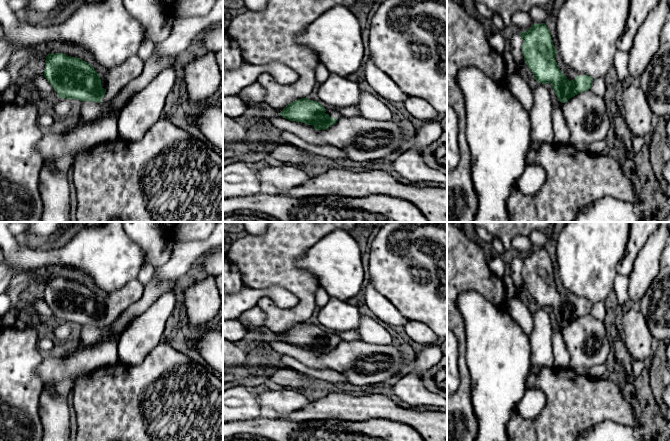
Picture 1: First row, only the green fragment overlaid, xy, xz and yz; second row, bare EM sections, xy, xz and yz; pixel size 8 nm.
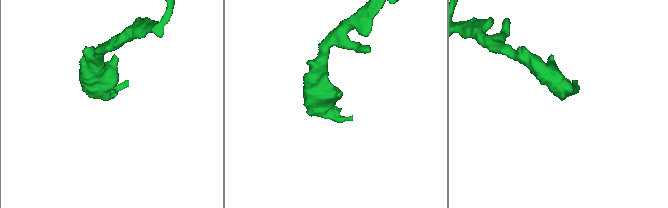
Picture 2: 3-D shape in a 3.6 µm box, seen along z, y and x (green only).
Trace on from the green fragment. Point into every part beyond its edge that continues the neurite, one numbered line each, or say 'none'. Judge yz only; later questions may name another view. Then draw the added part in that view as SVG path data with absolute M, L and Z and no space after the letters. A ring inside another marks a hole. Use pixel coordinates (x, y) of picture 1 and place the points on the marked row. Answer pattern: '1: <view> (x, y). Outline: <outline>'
1: yz (571, 73). Outline: M569 68L567 70L566 77L569 81L571 81L571 80L575 79L576 76L584 76L584 75L585 75L584 73L581 73L581 72L574 70L574 69Z

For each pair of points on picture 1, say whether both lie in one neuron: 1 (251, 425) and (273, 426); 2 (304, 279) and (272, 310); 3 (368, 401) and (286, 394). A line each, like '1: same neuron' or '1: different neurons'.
1: same neuron
2: same neuron
3: different neurons

